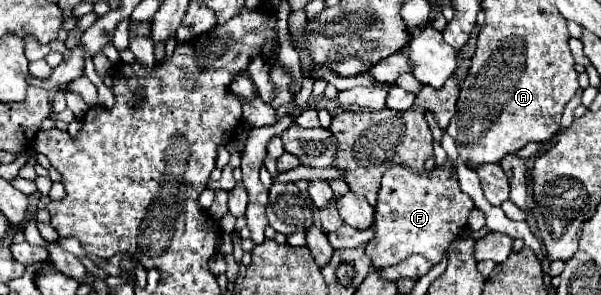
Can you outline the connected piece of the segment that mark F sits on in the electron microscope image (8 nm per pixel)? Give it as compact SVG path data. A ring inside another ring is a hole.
M451 158L445 160L443 168L435 168L431 172L413 172L407 166L391 166L381 178L374 207L375 236L367 244L367 254L371 256L373 266L395 266L411 254L421 254L431 264L439 264L449 244L467 228L467 218L473 208L473 200L459 188Z

